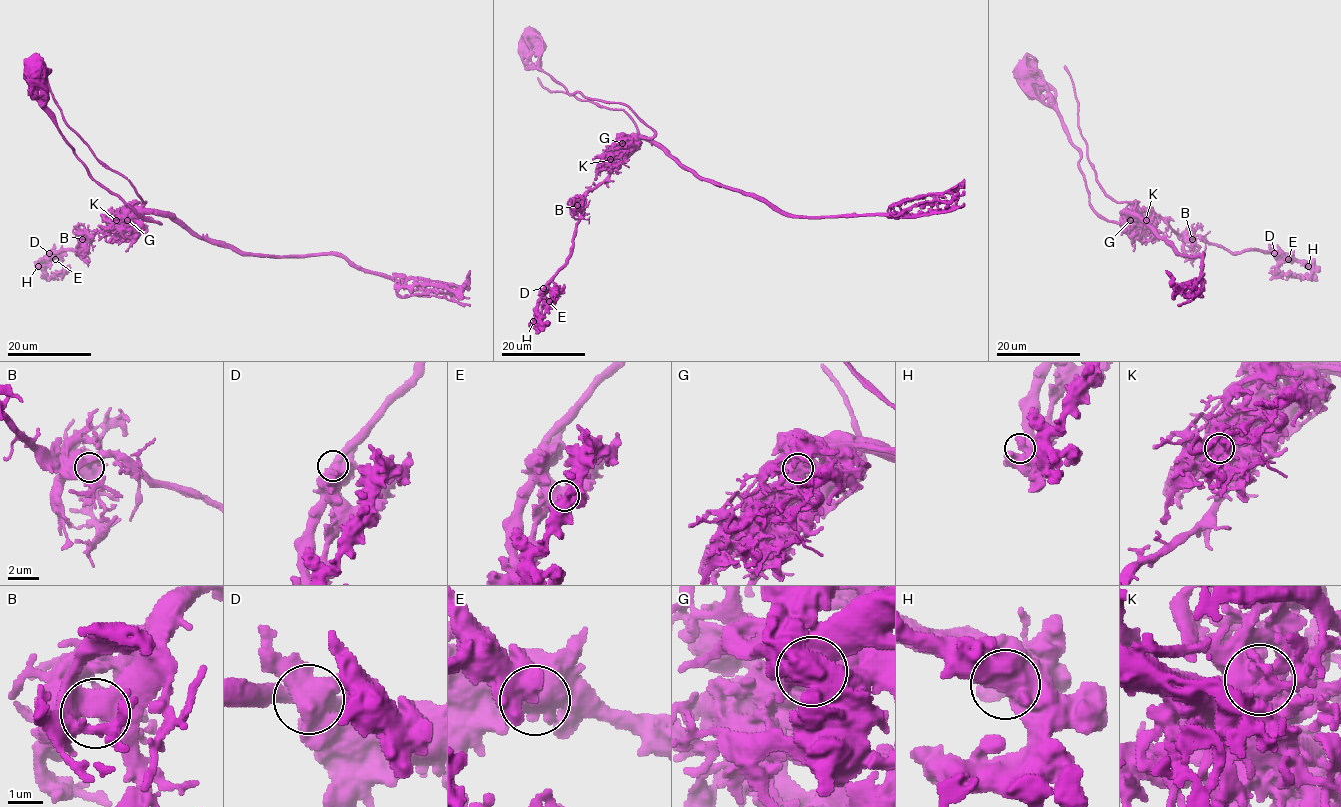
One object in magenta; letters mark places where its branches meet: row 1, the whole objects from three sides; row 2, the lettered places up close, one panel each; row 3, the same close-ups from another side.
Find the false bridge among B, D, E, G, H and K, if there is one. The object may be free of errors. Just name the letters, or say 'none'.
G

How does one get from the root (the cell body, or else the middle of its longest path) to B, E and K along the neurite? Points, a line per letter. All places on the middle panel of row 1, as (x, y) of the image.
B: (533, 39), (539, 67), (569, 93), (625, 104), (654, 132), (633, 137), (611, 173), (577, 205)
E: (533, 39), (539, 67), (569, 93), (625, 104), (654, 132), (633, 137), (583, 197), (549, 301)
K: (533, 39), (539, 67), (569, 93), (625, 104), (654, 132), (652, 137), (633, 137), (610, 159)

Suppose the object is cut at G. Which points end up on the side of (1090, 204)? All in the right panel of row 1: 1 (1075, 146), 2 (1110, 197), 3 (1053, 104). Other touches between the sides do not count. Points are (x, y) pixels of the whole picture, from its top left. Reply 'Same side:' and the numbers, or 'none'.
Same side: 1, 3

